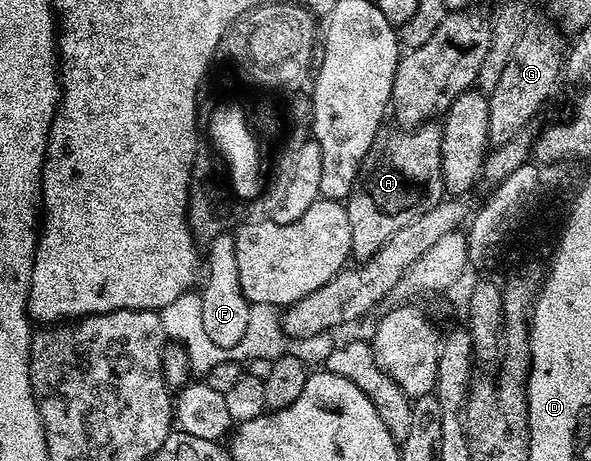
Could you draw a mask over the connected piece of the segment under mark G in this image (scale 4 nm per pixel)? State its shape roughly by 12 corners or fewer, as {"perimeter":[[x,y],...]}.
{"perimeter":[[524,29],[488,96],[489,145],[535,121],[562,80],[561,33]]}

